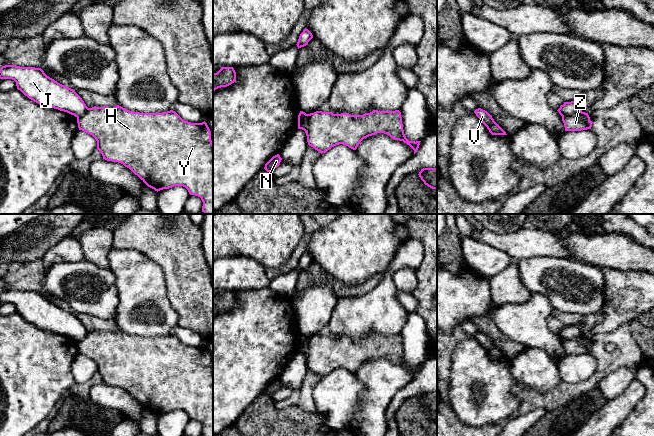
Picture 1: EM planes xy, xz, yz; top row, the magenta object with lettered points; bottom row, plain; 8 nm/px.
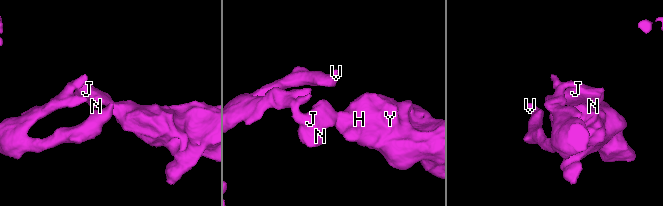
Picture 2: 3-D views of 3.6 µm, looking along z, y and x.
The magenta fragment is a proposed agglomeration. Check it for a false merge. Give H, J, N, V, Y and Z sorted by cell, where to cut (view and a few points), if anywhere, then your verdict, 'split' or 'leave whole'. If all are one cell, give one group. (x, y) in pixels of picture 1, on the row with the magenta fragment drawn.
groups H Y Z / J N V; cut yz (581, 110), (562, 116); split

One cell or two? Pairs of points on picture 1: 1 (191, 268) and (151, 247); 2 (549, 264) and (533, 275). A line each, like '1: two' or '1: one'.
1: one
2: one

